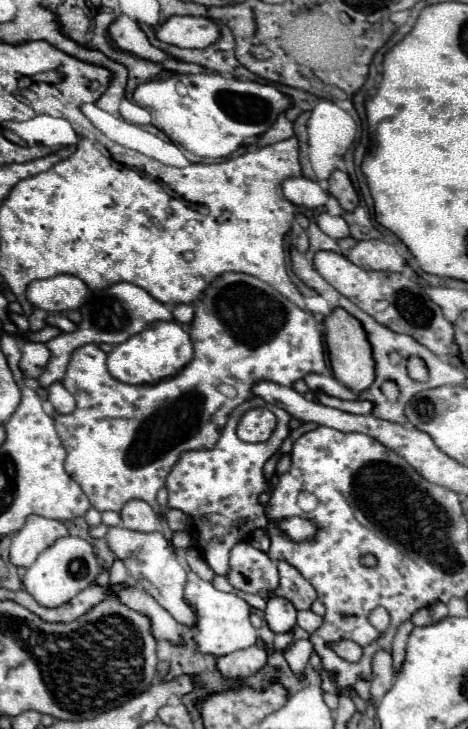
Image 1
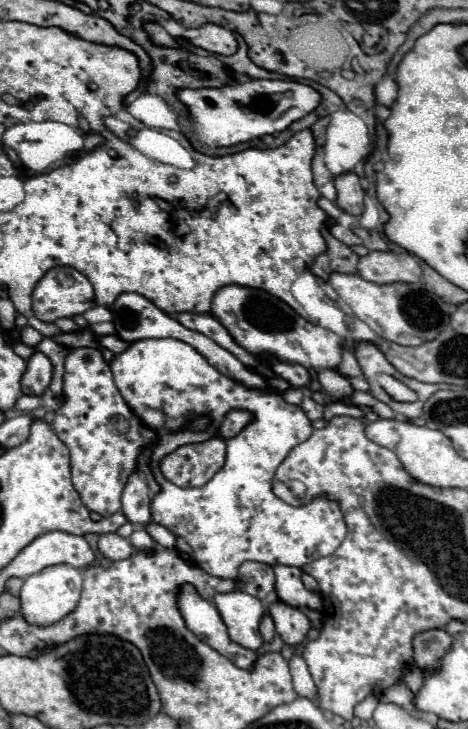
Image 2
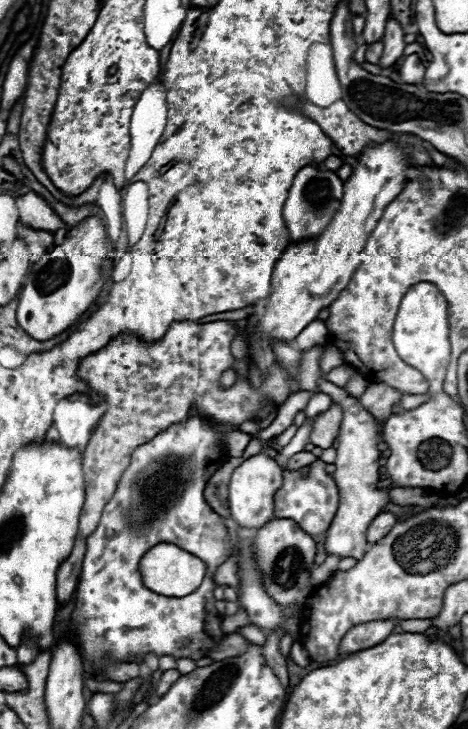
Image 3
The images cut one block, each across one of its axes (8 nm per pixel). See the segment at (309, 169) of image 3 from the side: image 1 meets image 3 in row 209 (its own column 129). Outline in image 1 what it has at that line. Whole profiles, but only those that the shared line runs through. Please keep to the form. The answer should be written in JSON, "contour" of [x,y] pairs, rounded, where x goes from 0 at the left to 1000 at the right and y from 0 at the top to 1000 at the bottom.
{"contour":[[[256,387],[256,390],[244,390],[226,398],[218,398],[218,401],[197,403],[171,425],[175,425],[179,436],[167,444],[167,453],[150,455],[150,458],[128,458],[98,472],[111,491],[81,519],[81,527],[90,532],[103,532],[107,527],[128,524],[137,519],[145,494],[162,477],[192,472],[192,469],[197,472],[218,472],[218,469],[261,472],[265,466],[274,466],[274,461],[291,461],[291,455],[303,455],[308,450],[316,450],[316,444],[333,444],[333,439],[372,439],[368,428],[346,414],[329,412],[308,395],[274,390],[274,387]]]}

